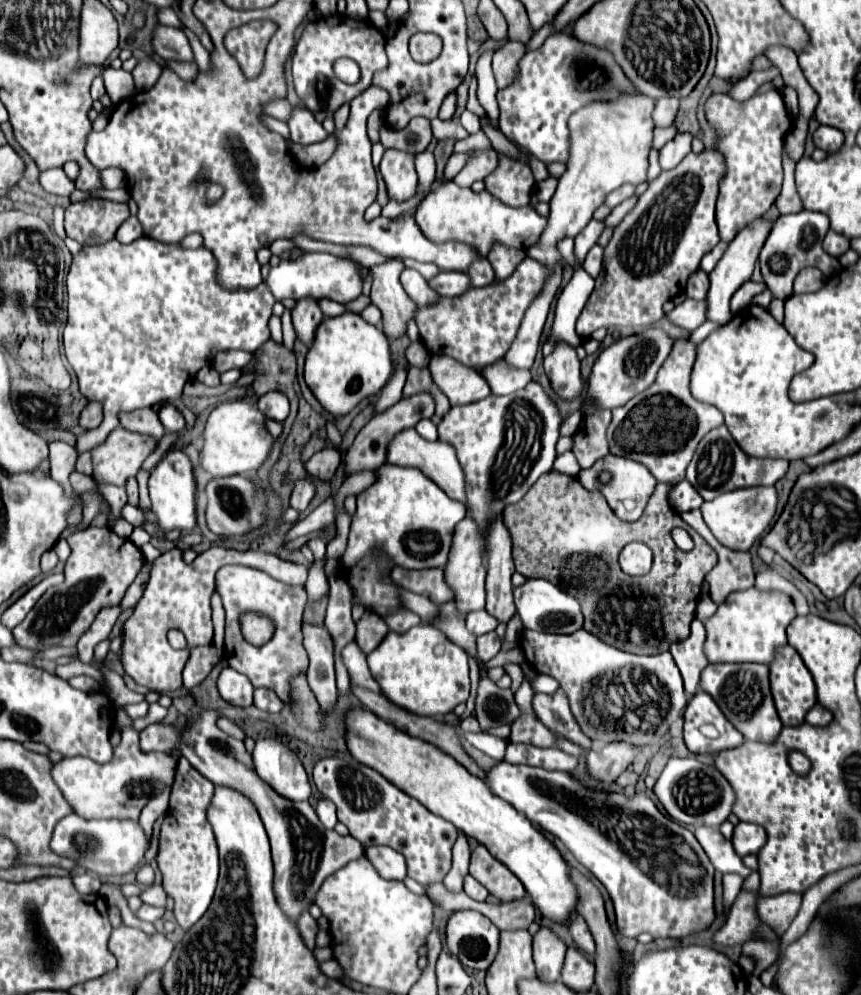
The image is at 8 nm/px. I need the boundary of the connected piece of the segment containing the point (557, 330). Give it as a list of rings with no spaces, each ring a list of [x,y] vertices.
[[[579,266],[573,272],[573,278],[563,288],[563,292],[557,300],[551,334],[549,334],[547,341],[542,344],[544,357],[549,356],[557,348],[559,342],[569,344],[571,348],[577,348],[581,344],[581,338],[575,332],[575,322],[577,322],[591,292],[593,292],[593,278]]]

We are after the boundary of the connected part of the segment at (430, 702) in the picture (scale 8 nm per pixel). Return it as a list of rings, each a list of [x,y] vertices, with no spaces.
[[[431,624],[413,626],[405,634],[389,632],[367,656],[367,664],[371,676],[381,684],[387,698],[401,708],[409,708],[409,712],[417,712],[419,716],[445,716],[469,698],[471,682],[465,650],[457,648],[457,644]]]

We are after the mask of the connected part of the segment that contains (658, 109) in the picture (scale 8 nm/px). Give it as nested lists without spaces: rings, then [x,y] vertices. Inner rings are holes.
[[[659,98],[653,110],[655,126],[671,126],[677,114],[677,106],[679,106],[677,98]]]

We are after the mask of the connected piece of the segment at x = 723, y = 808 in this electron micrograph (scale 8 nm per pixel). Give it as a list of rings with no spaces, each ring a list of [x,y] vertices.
[[[671,758],[661,772],[653,792],[669,816],[685,826],[719,828],[735,804],[735,792],[725,776],[713,764],[703,764],[695,758]]]

